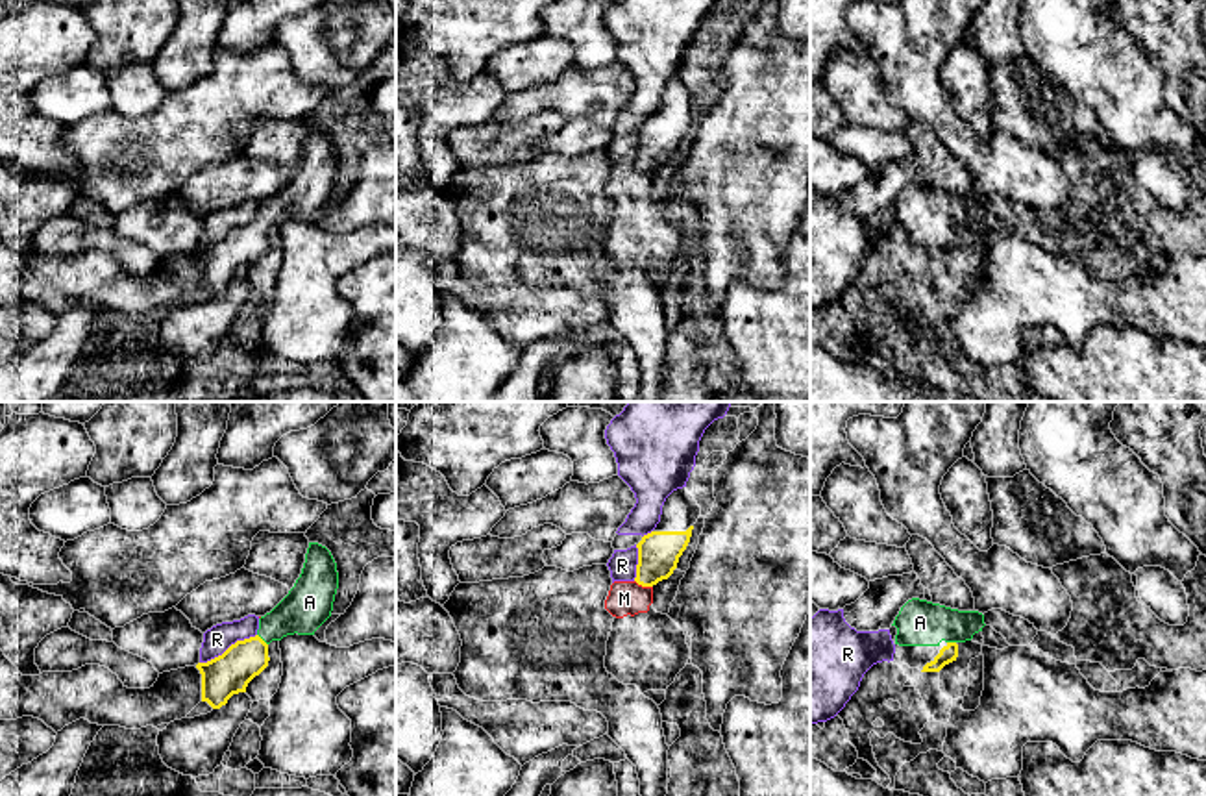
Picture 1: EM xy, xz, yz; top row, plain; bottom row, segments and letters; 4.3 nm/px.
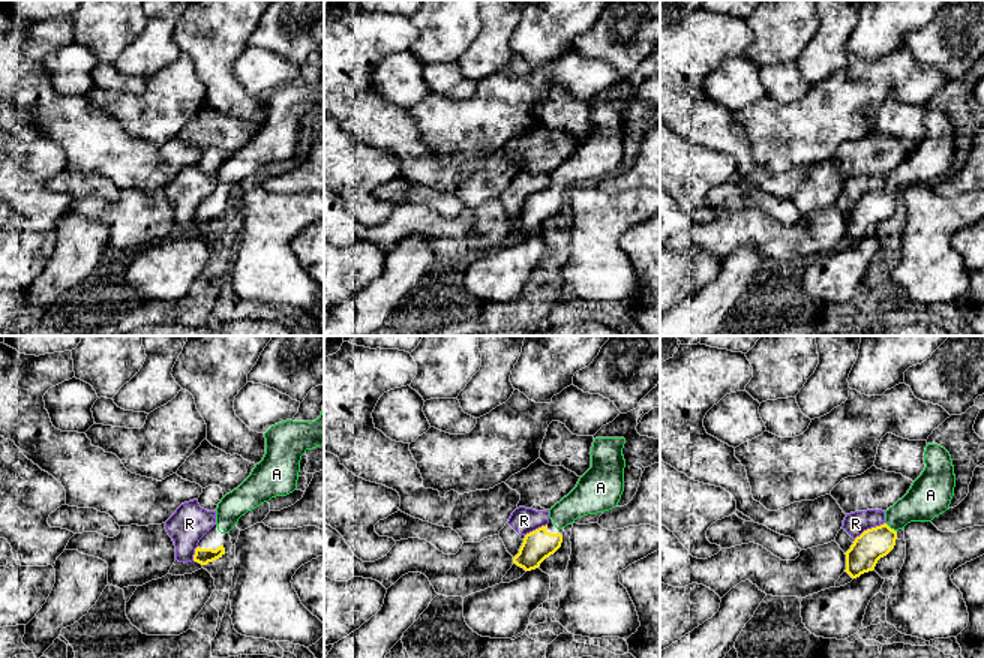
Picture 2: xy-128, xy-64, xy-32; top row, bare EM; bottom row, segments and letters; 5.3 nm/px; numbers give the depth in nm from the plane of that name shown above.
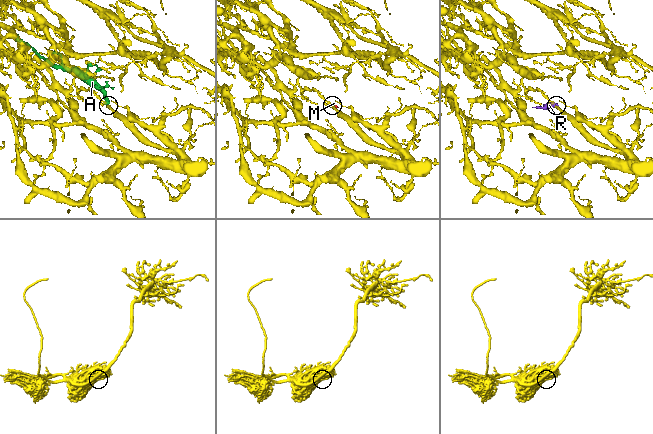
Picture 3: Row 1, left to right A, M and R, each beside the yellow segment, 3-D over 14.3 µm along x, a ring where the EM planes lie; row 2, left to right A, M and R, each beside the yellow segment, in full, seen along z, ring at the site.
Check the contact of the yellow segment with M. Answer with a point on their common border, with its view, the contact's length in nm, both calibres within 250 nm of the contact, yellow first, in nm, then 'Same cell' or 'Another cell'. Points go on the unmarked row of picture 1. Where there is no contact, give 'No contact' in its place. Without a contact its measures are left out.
Touches yellow at xz (644, 171). Shared border 90 nm. Thickness 180 nm (yellow) against 150 nm. Another cell

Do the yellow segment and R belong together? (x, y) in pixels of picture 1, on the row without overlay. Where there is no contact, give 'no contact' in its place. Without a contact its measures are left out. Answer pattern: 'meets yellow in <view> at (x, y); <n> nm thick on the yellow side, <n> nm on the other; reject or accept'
meets yellow in xy at (230, 232); 180 nm thick on the yellow side, 120 nm on the other; reject

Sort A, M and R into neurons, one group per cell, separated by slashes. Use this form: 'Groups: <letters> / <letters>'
Groups: A / M R

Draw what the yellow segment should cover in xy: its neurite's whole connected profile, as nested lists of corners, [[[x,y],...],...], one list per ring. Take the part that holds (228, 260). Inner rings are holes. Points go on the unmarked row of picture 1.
[[[309,128],[300,163],[289,180],[259,204],[257,220],[196,250],[202,259],[202,287],[220,294],[233,280],[246,278],[248,268],[268,252],[268,230],[294,218],[314,220],[331,202],[337,174],[338,157],[331,137]]]

